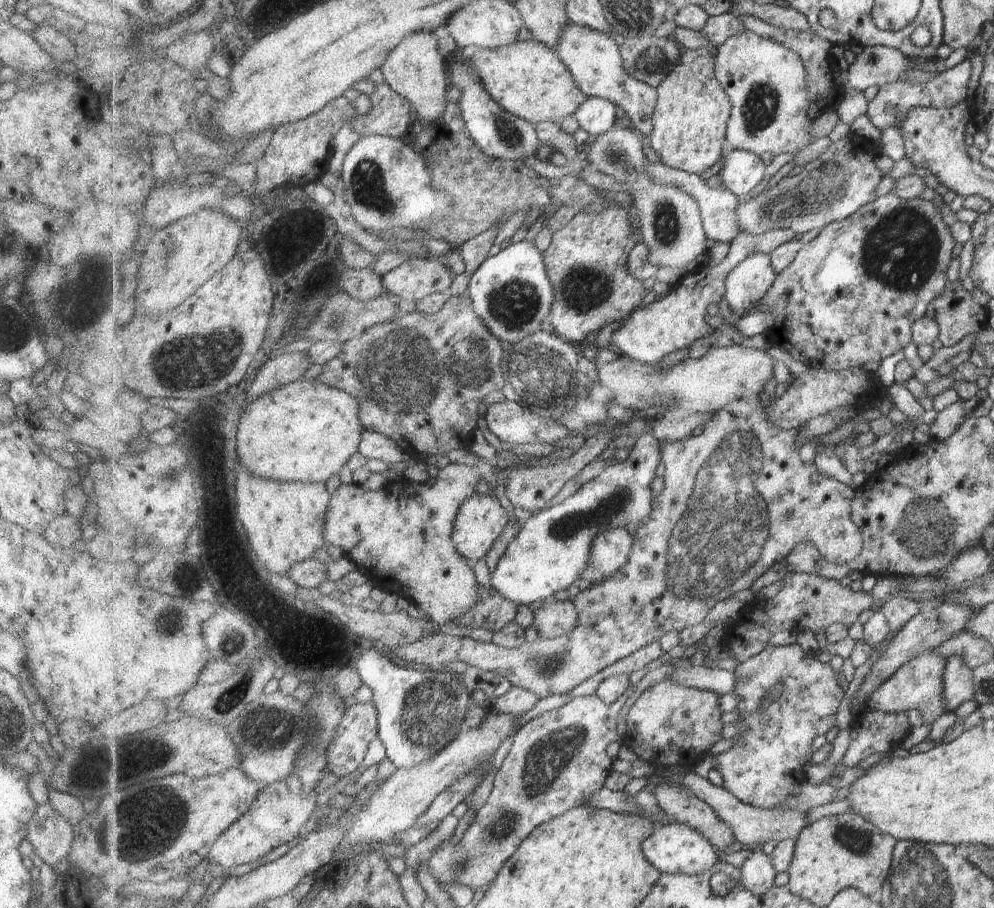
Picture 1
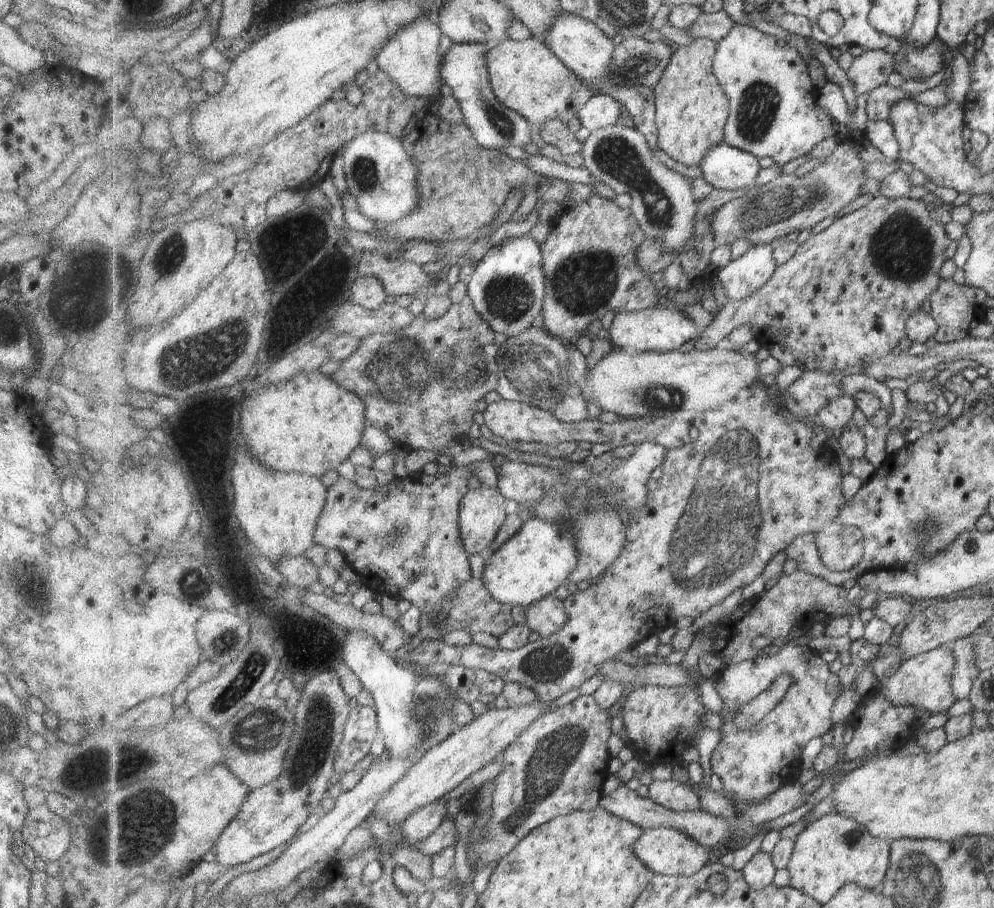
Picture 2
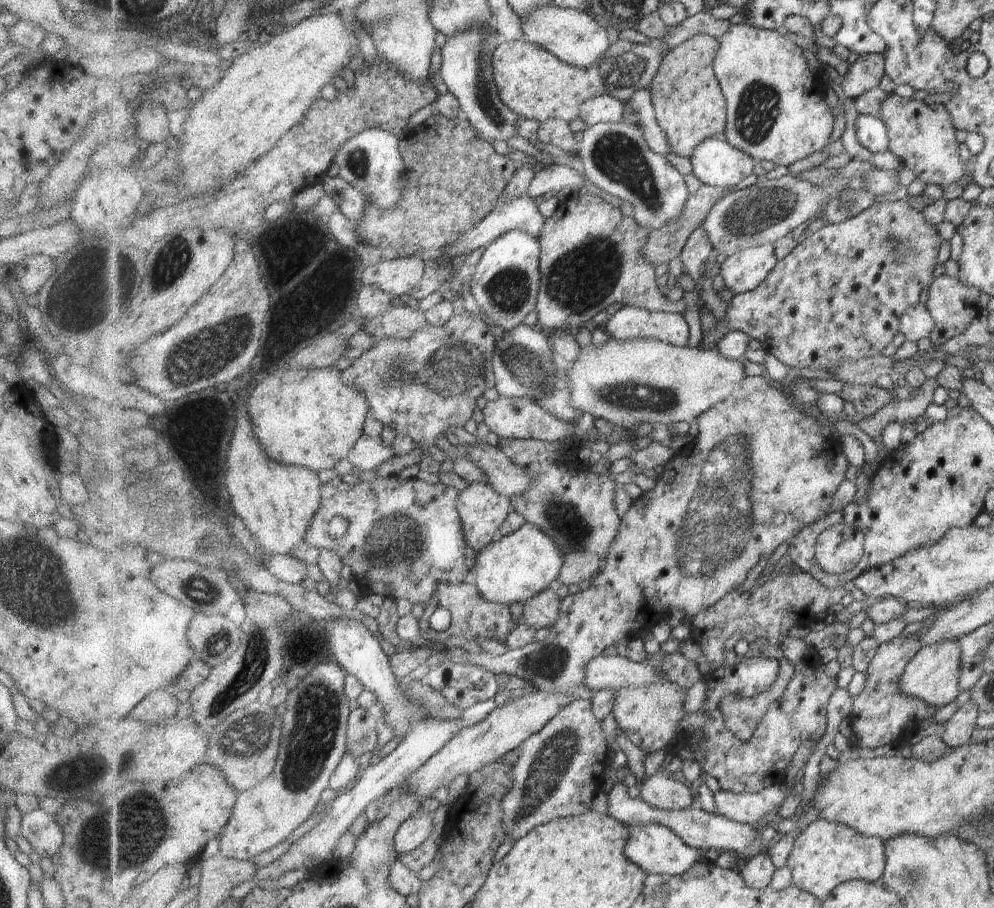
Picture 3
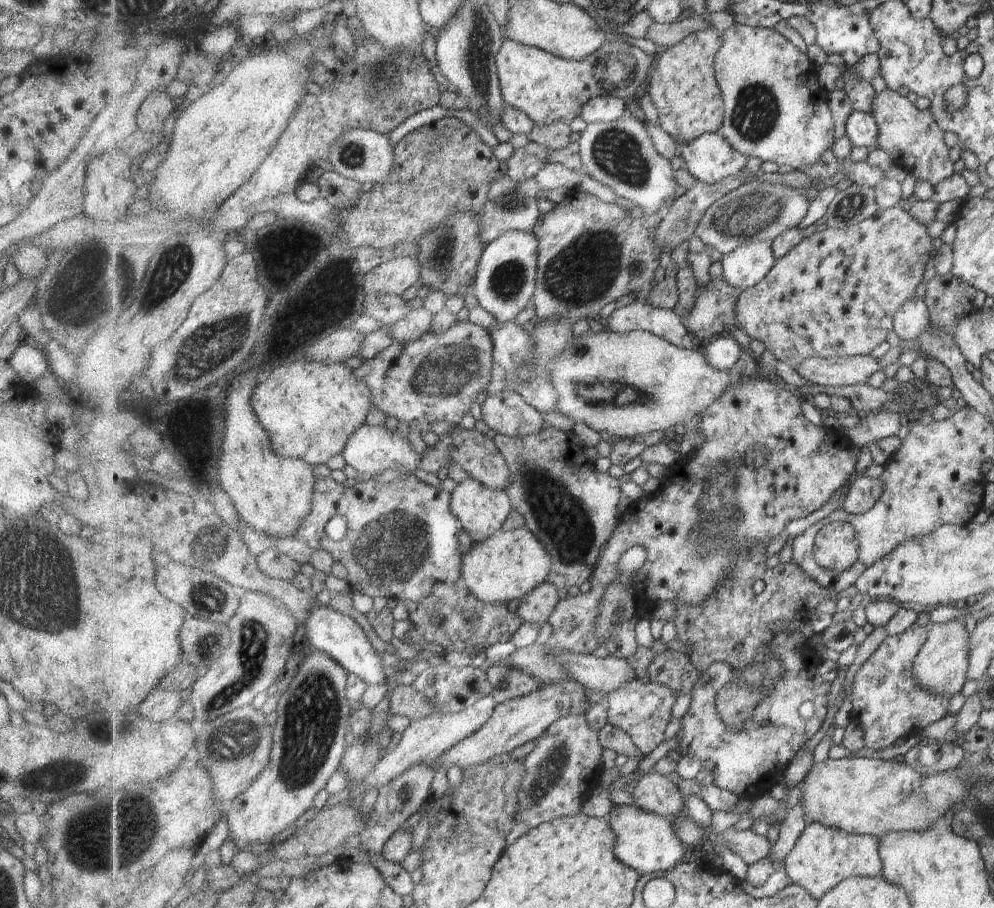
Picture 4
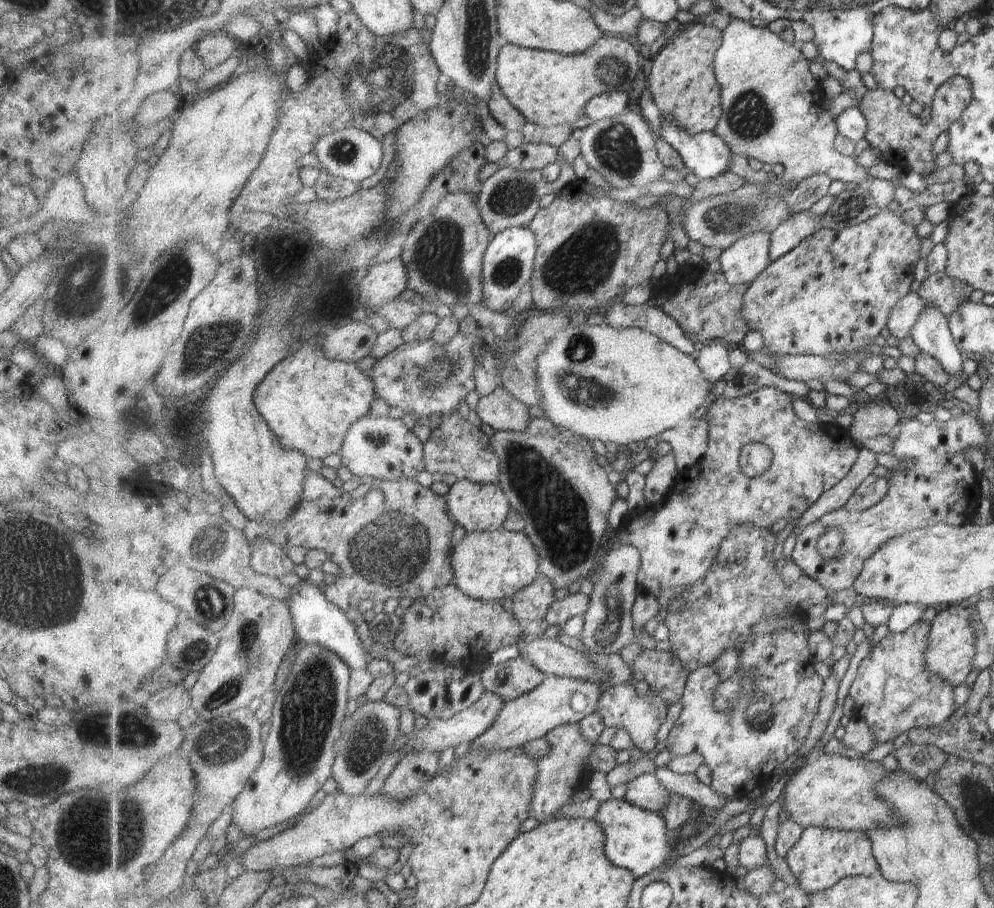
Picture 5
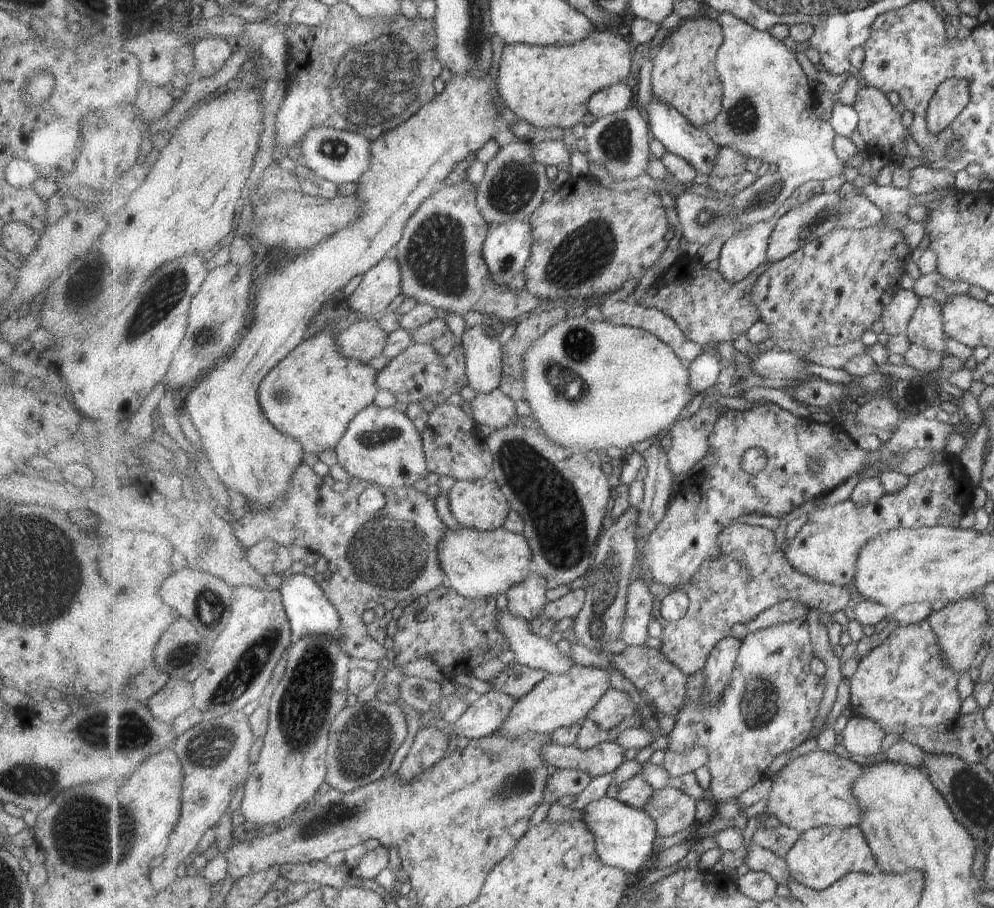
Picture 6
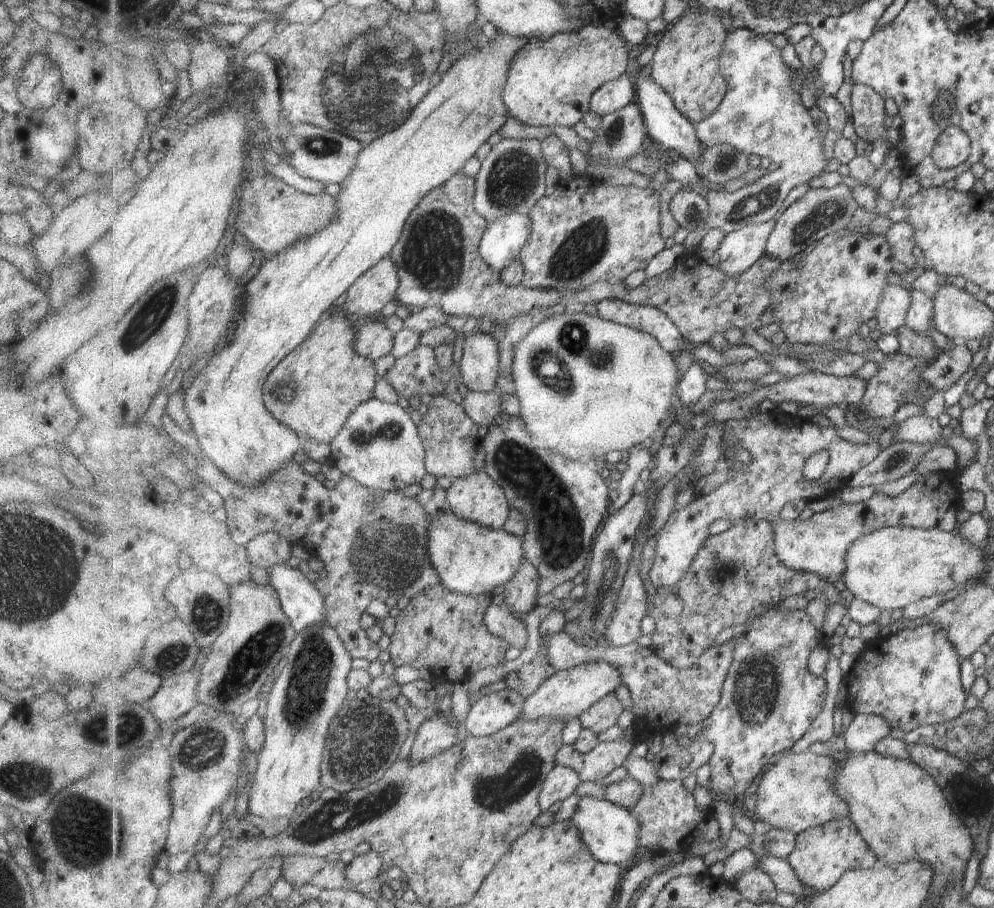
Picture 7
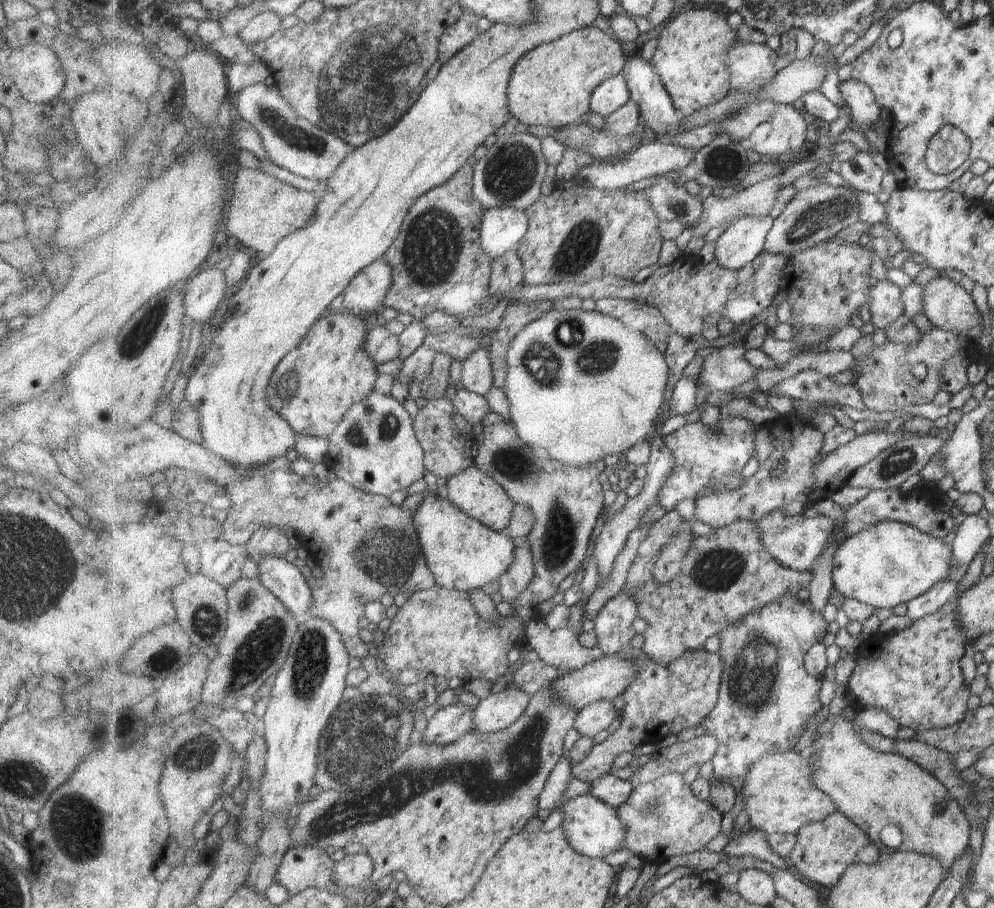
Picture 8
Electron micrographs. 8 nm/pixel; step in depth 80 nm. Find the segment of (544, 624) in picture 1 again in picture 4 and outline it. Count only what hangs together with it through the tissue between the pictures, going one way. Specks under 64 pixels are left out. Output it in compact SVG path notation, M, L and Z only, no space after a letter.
M548 580L522 596L516 613L525 623L545 624L559 604L558 587Z

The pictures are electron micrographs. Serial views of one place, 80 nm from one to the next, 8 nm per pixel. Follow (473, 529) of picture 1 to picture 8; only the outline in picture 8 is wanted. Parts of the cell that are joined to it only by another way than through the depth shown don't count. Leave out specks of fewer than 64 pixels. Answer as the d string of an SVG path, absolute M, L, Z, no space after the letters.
M476 467L467 468L464 472L459 472L457 476L453 476L448 480L446 490L446 498L449 502L453 506L457 506L461 512L465 512L467 516L475 518L475 520L496 532L503 532L509 528L513 508L515 508L514 501L507 495L504 487L487 476L486 473Z

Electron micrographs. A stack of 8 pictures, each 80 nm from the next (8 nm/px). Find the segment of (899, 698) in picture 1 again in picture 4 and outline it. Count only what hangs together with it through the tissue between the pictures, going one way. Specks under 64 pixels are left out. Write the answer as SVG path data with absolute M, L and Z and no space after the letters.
M953 618L942 623L932 623L928 627L929 634L926 642L915 657L912 675L916 683L949 698L957 691L967 679L968 670L968 633L961 619Z

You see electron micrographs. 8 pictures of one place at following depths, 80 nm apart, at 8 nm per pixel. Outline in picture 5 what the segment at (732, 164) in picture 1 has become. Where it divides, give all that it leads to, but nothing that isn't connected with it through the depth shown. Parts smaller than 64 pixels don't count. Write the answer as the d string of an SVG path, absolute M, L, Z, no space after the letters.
M661 114L659 135L677 149L686 168L699 179L712 179L729 171L729 163L735 154L715 131L692 135Z

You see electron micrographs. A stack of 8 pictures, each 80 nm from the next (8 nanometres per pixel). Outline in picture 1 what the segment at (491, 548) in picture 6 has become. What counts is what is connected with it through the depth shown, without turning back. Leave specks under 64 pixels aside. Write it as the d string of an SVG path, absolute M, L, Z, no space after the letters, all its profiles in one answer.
M651 434L643 435L631 448L627 460L618 461L602 475L583 484L572 496L554 507L534 514L523 523L497 568L490 573L491 586L518 605L547 602L553 594L578 582L589 567L594 538L605 528L646 522L653 514L655 497L651 482L662 461L662 445Z

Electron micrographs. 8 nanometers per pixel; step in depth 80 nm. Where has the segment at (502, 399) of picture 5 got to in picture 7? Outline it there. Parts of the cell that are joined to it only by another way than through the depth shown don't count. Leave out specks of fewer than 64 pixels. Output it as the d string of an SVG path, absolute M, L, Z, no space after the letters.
M468 391L464 395L461 406L469 417L473 419L476 425L486 424L487 427L501 418L501 398L497 392L482 393L477 391Z

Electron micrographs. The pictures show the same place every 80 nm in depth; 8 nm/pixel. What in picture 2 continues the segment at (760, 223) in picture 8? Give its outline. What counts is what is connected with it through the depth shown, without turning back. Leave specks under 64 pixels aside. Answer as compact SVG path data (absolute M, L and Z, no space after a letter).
M771 244L755 245L719 270L718 277L729 299L740 301L754 295L772 279L778 267L774 249Z

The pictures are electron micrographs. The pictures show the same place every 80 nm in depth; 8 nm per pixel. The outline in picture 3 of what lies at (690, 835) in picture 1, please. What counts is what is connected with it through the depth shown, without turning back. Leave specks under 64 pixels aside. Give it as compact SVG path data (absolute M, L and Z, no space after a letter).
M657 823L648 825L631 825L630 839L625 848L625 856L638 864L648 875L682 875L689 872L699 860L707 855L697 852L696 848L689 846L672 828Z

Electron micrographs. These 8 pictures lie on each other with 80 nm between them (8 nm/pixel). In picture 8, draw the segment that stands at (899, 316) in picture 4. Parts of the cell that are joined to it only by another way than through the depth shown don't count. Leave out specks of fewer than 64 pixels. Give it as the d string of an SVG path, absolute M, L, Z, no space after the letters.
M889 279L875 282L871 290L869 311L873 327L886 331L887 326L899 320L899 316L904 313L899 286Z

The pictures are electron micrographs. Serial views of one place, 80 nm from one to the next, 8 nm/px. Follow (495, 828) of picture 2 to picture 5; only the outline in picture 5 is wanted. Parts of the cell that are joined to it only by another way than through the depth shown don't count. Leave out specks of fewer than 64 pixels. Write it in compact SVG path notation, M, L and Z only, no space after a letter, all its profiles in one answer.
M580 723L558 726L546 736L546 739L550 742L552 754L537 759L539 774L535 781L531 805L531 817L536 818L539 824L555 819L555 812L563 804L571 802L575 791L587 788L591 779L586 778L586 770L595 746L583 736Z

